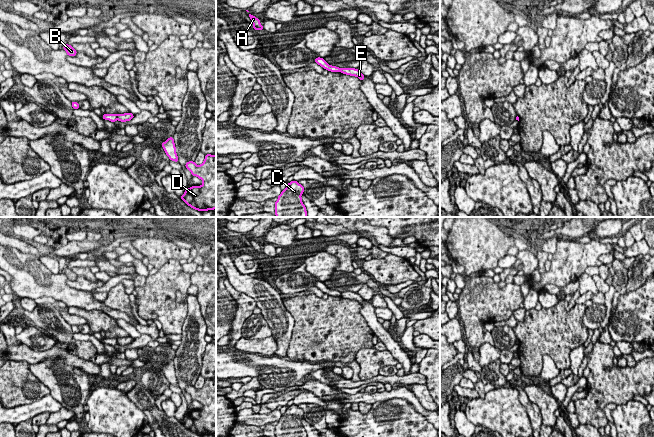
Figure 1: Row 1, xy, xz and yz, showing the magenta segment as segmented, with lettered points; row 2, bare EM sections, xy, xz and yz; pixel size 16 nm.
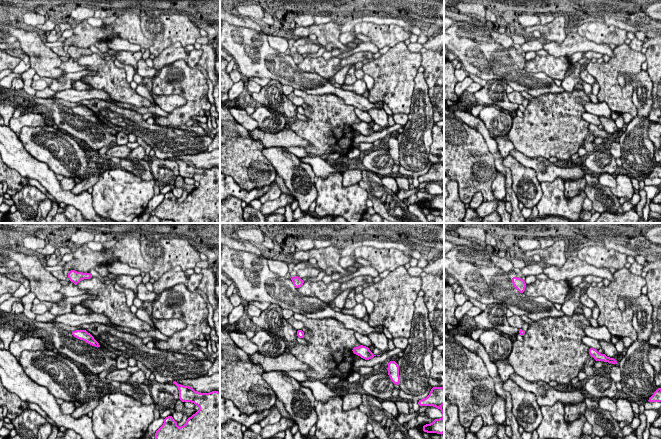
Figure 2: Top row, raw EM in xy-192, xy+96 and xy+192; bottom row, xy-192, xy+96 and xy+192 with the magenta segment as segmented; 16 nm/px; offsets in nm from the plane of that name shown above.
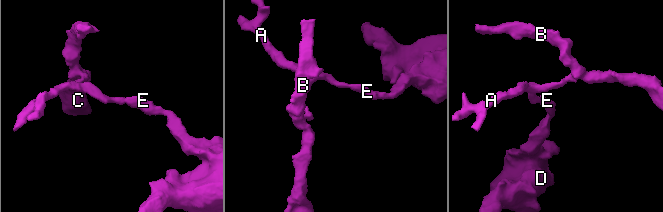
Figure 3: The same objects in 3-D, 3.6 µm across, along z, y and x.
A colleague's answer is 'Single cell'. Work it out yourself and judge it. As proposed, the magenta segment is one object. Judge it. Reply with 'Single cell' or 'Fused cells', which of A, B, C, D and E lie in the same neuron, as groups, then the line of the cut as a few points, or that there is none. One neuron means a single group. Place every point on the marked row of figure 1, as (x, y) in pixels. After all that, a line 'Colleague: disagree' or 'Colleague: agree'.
Fused cells. Groups: A B C / D E. Split along xy (116, 115), (117, 119)
Colleague: disagree

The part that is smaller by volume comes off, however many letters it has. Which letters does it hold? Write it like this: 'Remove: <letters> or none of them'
Remove: A, B, C

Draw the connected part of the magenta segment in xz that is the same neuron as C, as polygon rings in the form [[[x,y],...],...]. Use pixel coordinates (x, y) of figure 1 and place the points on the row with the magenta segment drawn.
[[[297,181],[288,183],[275,202],[276,217],[307,217],[306,207],[301,198],[303,192],[304,187]]]

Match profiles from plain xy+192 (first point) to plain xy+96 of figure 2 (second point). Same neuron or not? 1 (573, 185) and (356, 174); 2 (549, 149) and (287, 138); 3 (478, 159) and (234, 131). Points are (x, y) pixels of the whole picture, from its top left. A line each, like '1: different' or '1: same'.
1: same
2: different
3: same

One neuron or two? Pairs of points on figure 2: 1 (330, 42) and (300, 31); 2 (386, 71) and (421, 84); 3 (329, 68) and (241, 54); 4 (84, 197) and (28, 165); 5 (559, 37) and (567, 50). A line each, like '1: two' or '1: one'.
1: one
2: two
3: two
4: one
5: two

